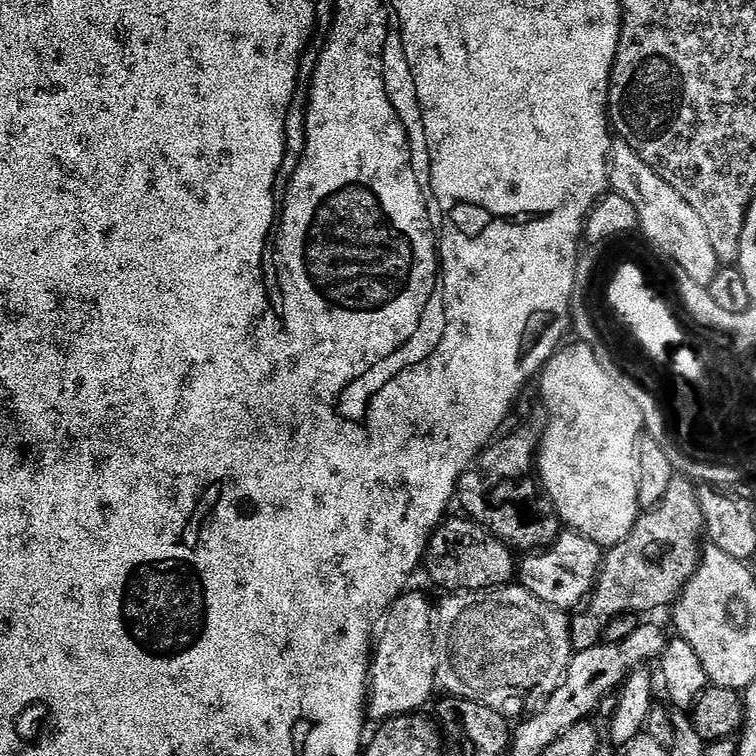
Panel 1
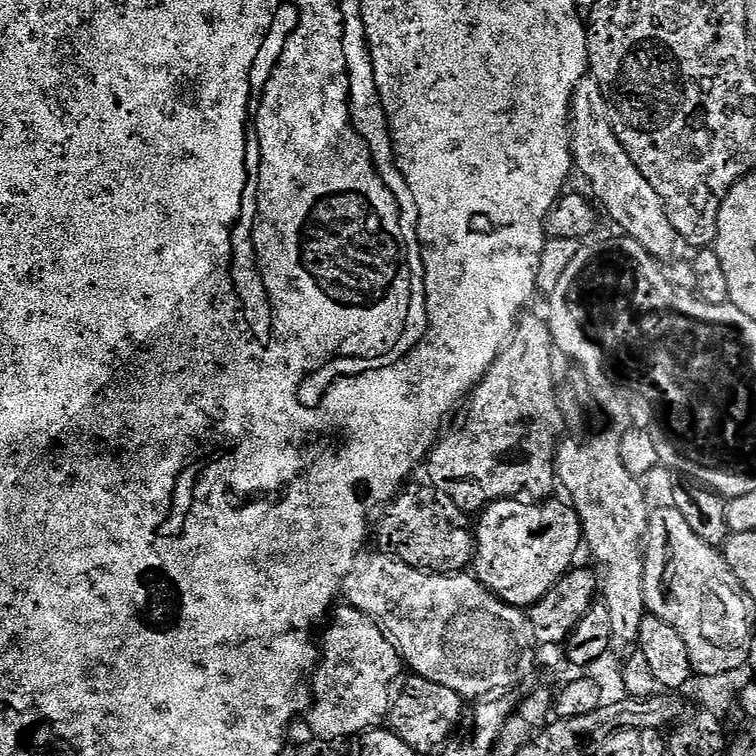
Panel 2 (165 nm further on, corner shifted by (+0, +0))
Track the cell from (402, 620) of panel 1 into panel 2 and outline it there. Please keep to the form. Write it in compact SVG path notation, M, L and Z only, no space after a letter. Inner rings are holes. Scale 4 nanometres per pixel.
M340 607L331 613L332 625L325 630L324 641L321 639L318 644L322 659L311 673L312 709L308 712L308 728L320 742L337 742L347 736L356 738L370 728L381 727L388 718L394 685L402 676L400 655L375 620L356 608Z

